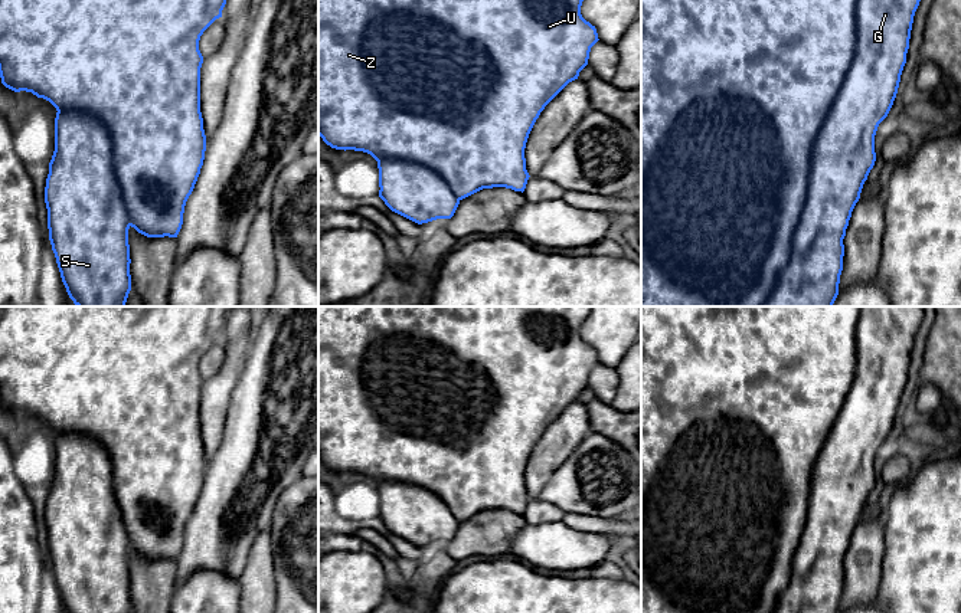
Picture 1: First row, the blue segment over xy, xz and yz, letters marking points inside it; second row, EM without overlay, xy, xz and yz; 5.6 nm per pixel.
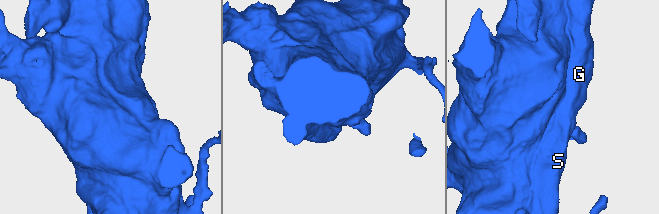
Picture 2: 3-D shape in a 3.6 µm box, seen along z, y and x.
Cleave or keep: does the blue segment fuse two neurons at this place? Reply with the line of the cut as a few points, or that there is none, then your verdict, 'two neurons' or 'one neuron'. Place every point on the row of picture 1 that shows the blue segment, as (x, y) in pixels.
no cut; one neuron

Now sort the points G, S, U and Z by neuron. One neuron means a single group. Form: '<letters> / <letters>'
G S U Z

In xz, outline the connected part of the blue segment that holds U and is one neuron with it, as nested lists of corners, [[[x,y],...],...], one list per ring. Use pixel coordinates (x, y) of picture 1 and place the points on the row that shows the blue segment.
[[[318,0],[318,135],[336,150],[354,150],[370,154],[379,168],[379,197],[395,213],[418,223],[437,219],[451,219],[460,201],[483,189],[506,187],[524,191],[529,173],[526,170],[524,148],[529,134],[545,106],[588,65],[591,47],[599,40],[595,26],[581,14],[584,0]]]

